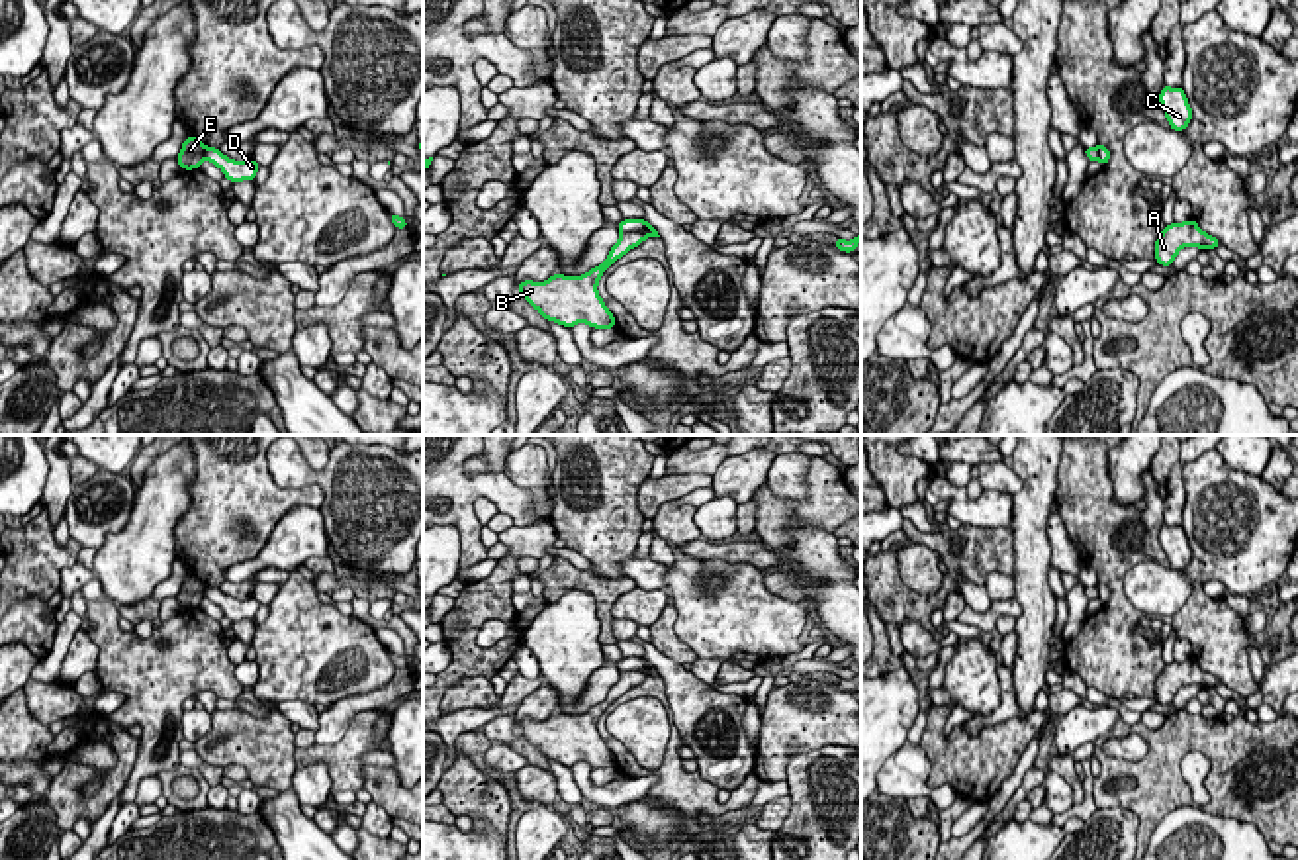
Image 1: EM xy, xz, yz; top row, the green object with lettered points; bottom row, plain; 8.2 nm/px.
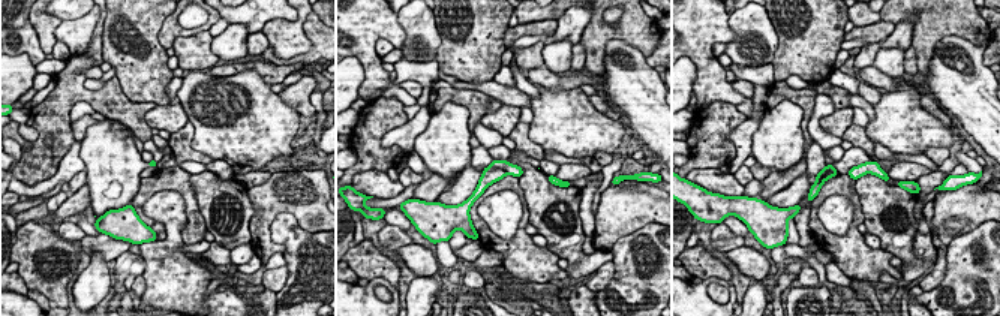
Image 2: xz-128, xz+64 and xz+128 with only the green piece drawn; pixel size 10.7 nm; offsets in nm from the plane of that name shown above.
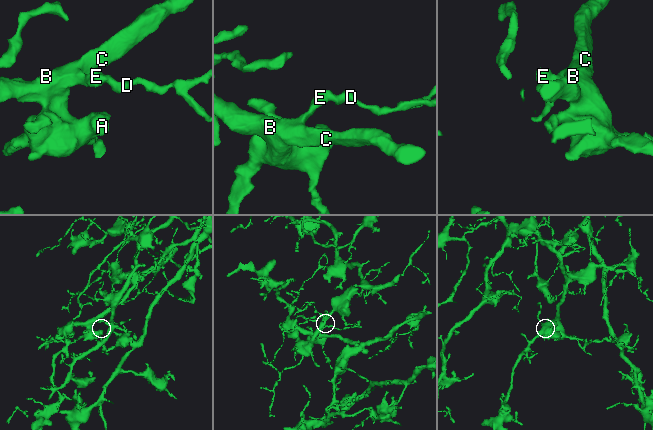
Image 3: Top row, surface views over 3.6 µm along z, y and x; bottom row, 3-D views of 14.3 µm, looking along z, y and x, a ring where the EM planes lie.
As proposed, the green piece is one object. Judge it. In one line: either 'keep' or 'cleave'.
cleave

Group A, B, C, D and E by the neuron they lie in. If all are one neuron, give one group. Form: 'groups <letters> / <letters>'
groups A B C E / D

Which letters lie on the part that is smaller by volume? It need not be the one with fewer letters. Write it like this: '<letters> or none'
D

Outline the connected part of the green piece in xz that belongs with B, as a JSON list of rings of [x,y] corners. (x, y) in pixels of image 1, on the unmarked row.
[[[638,670],[619,672],[603,703],[583,715],[554,713],[546,721],[523,719],[517,731],[540,750],[546,760],[574,766],[587,762],[593,768],[615,768],[615,756],[597,731],[603,711],[632,686],[644,682],[646,674]]]

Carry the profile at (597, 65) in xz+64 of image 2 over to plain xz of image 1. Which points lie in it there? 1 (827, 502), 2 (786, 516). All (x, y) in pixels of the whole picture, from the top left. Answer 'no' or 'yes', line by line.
1: yes
2: yes

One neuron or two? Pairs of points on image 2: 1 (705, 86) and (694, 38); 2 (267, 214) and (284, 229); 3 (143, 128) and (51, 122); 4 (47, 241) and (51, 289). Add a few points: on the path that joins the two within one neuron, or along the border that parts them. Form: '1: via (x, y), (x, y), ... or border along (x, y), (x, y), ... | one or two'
1: via (705, 74), (705, 60), (700, 50) | one
2: border along (290, 211), (272, 223), (282, 252) | two
3: via (119, 107), (110, 101), (90, 96), (71, 98) | one
4: via (35, 252), (32, 255), (32, 271), (39, 277) | one

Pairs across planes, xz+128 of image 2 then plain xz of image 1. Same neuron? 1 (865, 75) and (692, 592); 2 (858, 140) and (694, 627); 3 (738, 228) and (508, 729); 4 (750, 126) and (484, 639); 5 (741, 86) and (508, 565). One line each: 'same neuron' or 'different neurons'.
1: different neurons
2: different neurons
3: same neuron
4: same neuron
5: different neurons

